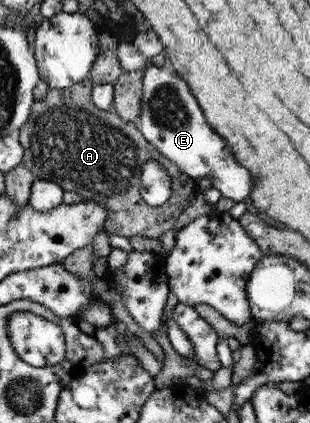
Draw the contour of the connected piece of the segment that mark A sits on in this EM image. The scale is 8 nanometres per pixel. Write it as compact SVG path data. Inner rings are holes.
M80 82L66 89L53 89L45 95L43 100L36 100L32 108L32 116L28 123L21 128L17 135L21 147L24 147L23 164L27 166L35 180L45 180L59 184L64 191L80 193L85 201L92 201L104 205L108 209L105 218L104 232L121 235L131 239L135 235L159 239L165 232L175 228L183 209L188 206L192 195L199 192L197 181L182 172L175 163L165 159L156 148L144 138L135 122L121 119L114 111L101 111L92 103L92 83ZM148 161L157 161L172 177L171 197L160 206L153 206L145 201L141 195L140 175Z

